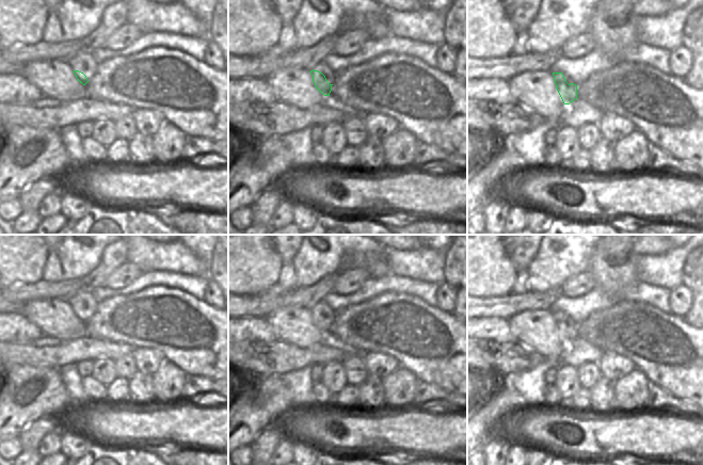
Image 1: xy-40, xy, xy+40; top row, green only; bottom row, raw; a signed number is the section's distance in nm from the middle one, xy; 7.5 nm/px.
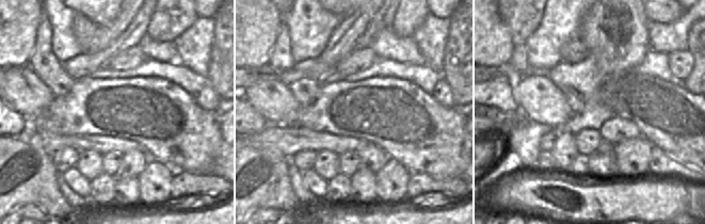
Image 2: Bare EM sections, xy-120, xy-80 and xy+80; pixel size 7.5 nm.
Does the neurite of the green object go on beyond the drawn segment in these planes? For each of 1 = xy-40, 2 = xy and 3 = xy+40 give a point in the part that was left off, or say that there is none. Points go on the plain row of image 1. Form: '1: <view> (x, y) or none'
1: none
2: none
3: none

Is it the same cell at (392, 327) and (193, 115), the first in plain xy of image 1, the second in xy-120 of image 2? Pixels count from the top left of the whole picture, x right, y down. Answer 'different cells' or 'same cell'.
same cell

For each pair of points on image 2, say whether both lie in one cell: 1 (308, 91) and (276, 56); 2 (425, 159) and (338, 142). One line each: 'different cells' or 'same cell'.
1: same cell
2: different cells

